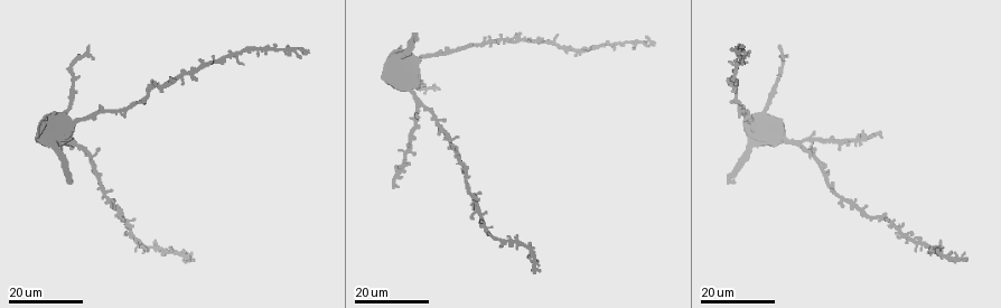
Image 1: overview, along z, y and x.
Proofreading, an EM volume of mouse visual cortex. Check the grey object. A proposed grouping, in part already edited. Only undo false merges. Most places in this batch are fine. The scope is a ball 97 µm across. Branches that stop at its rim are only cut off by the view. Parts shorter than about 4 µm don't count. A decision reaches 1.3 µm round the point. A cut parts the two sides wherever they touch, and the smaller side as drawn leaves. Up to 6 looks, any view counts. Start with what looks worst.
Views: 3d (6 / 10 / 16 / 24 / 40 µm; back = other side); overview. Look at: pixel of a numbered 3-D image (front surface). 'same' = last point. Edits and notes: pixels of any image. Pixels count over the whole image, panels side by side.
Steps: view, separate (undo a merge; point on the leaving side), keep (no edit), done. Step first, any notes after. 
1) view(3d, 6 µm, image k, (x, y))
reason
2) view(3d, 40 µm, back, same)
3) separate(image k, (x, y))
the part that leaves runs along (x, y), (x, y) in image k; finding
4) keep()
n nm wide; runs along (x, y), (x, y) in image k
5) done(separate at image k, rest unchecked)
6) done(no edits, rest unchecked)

view(3d, 24 µm, image 1, (731, 177))
abrupt turn

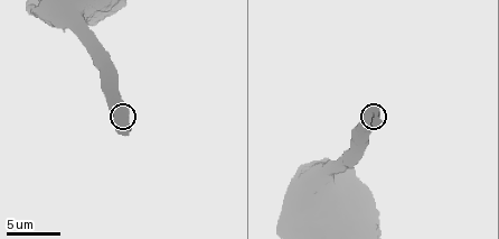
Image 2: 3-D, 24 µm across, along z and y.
view(3d, 10 µm, image 2, (370, 111))

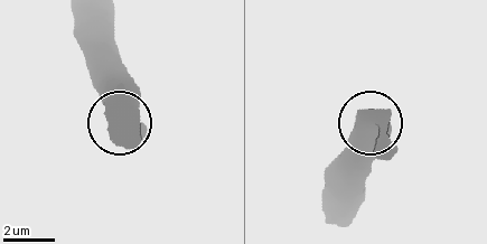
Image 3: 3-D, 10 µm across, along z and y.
keep()
3 arms; one neuron here

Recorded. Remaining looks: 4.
view(3d, 24 µm, image 1, (77, 143))

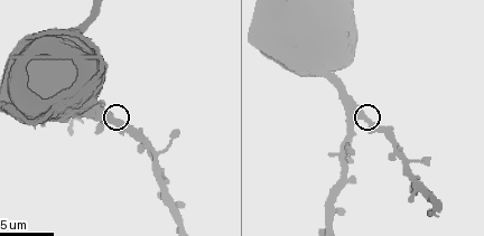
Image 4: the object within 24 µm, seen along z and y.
view(3d, 6 µm, image 4, (360, 118))
closer look

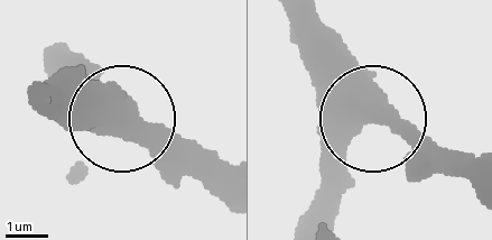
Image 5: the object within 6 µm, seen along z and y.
keep()
continuous, no second neuron

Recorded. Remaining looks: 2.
view(3d, 16 µm, image 1, (844, 141))
a narrow waist

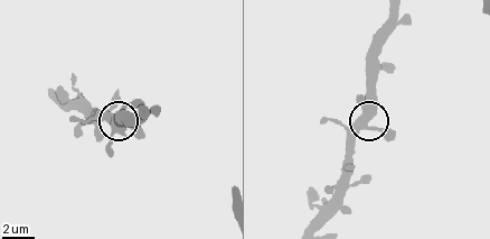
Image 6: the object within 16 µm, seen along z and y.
view(3d, 6 µm, image 6, (371, 113))

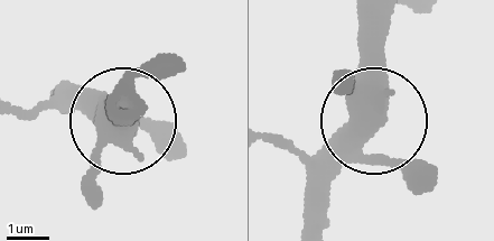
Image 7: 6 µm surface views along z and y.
keep()
3 arms; one neuron here

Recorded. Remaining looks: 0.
done(no edits, rest unchecked)

